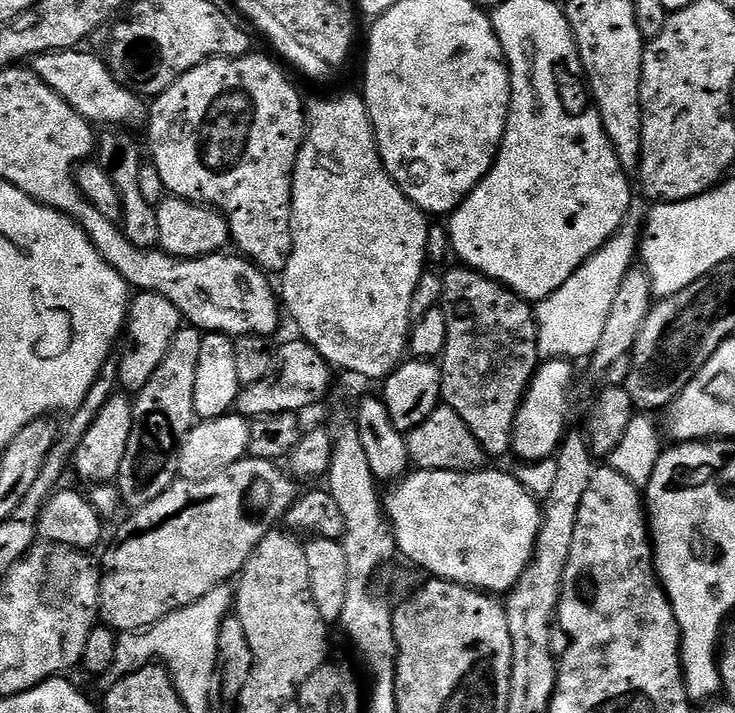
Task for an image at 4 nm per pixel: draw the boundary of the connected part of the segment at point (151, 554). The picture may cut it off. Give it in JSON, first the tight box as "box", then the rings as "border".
{"box":[99,458,298,633],"border":[[[255,458],[242,459],[234,466],[226,469],[226,471],[214,474],[214,478],[206,478],[205,480],[176,479],[166,491],[158,494],[158,498],[154,498],[154,502],[135,509],[129,515],[132,517],[124,524],[124,537],[105,554],[104,564],[102,560],[102,571],[100,573],[99,619],[107,627],[116,629],[117,633],[139,632],[145,628],[152,627],[159,620],[166,619],[171,612],[177,612],[194,602],[198,602],[198,598],[210,594],[210,590],[227,585],[233,578],[239,577],[241,570],[246,566],[246,562],[252,557],[252,551],[262,542],[264,535],[273,526],[279,525],[276,524],[279,520],[281,523],[287,517],[288,511],[292,508],[292,504],[298,498],[296,487],[298,487],[297,481],[279,463],[270,460],[257,460]]]}

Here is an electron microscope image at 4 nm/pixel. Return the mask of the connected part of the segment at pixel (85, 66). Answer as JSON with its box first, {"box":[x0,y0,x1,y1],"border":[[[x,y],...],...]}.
{"box":[30,47,146,126],"border":[[[79,47],[59,49],[56,52],[40,53],[30,60],[30,67],[50,90],[54,90],[82,118],[90,122],[101,120],[104,126],[143,125],[146,120],[146,104],[128,85],[121,82],[108,69],[107,63],[92,52],[82,52]]]}

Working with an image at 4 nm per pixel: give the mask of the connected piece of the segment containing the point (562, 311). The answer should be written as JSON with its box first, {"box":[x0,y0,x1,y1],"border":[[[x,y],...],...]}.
{"box":[536,199,649,362],"border":[[[633,199],[620,229],[557,292],[539,301],[536,324],[540,328],[541,357],[572,362],[576,362],[579,356],[591,357],[598,340],[602,338],[614,294],[618,294],[622,278],[626,278],[628,269],[633,267],[637,259],[642,225],[649,211],[649,205],[643,199]]]}

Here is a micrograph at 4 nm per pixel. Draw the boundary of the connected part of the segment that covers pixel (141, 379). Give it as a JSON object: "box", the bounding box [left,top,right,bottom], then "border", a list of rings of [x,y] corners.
{"box":[118,292,181,393],"border":[[[136,292],[131,297],[126,321],[126,339],[123,341],[124,353],[118,356],[120,365],[118,384],[125,393],[141,392],[146,382],[154,378],[154,370],[162,366],[162,358],[166,358],[166,350],[170,350],[170,342],[174,342],[174,334],[178,334],[181,326],[180,311],[178,306],[174,306],[174,302],[170,302],[170,298],[162,298],[162,294],[157,292]]]}

